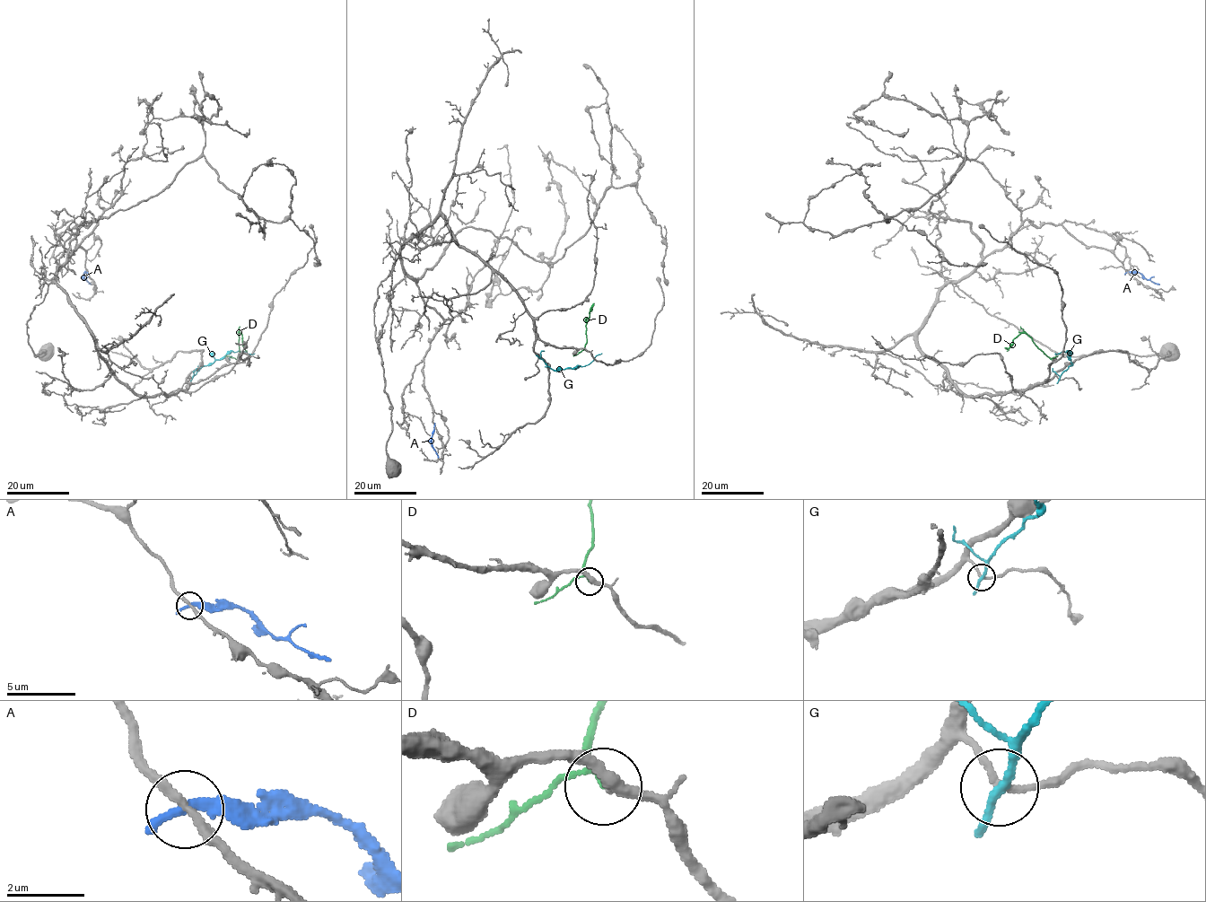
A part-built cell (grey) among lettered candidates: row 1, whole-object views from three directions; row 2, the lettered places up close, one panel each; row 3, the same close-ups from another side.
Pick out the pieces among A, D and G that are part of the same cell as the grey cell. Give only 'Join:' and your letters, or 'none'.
Join: none

